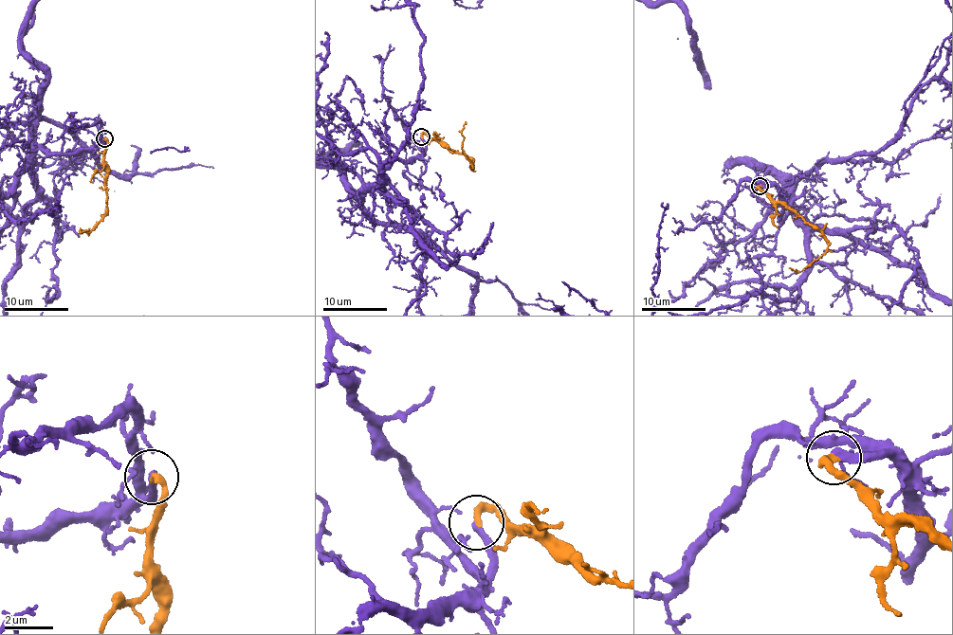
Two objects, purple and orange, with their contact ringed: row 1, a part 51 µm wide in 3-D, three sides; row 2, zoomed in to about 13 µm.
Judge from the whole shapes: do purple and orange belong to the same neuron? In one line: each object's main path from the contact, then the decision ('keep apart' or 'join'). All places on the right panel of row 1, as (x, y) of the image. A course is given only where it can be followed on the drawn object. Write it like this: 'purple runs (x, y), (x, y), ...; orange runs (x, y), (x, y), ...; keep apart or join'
orange runs (760, 186), (758, 188), (774, 201), (817, 227), (825, 237), (822, 255), (799, 271), (789, 267); join

